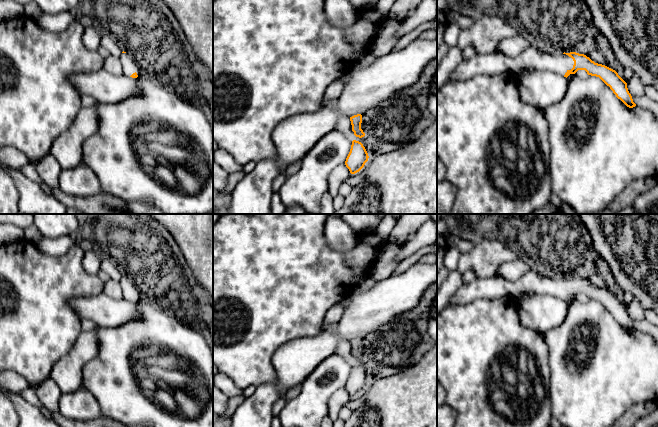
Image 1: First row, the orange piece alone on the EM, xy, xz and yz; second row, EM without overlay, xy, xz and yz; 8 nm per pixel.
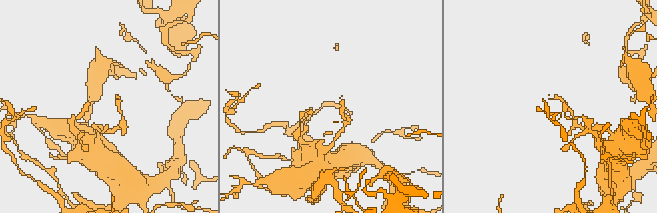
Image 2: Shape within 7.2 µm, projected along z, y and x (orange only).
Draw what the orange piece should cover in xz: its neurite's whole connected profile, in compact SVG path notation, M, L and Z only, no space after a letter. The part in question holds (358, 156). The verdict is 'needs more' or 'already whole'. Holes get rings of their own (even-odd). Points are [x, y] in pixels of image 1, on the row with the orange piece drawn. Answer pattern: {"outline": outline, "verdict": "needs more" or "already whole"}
{"outline": "M353 140L345 165L351 174L355 174L364 167L368 158L368 153L363 144L359 141Z", "verdict": "already whole"}

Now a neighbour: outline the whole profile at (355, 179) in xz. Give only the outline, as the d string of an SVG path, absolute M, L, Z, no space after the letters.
M359 171L353 175L350 175L344 183L351 185L352 187L360 184L361 182L366 180L366 174L362 171Z

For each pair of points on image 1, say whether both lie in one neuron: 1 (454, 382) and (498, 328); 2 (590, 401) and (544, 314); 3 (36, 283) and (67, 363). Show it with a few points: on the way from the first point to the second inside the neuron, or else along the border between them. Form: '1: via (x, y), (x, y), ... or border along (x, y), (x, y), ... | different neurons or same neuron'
1: via (461, 369), (461, 365), (485, 341) | same neuron
2: border along (568, 311), (558, 326), (542, 335) | different neurons
3: border along (77, 336), (70, 351), (53, 365), (50, 375) | different neurons

